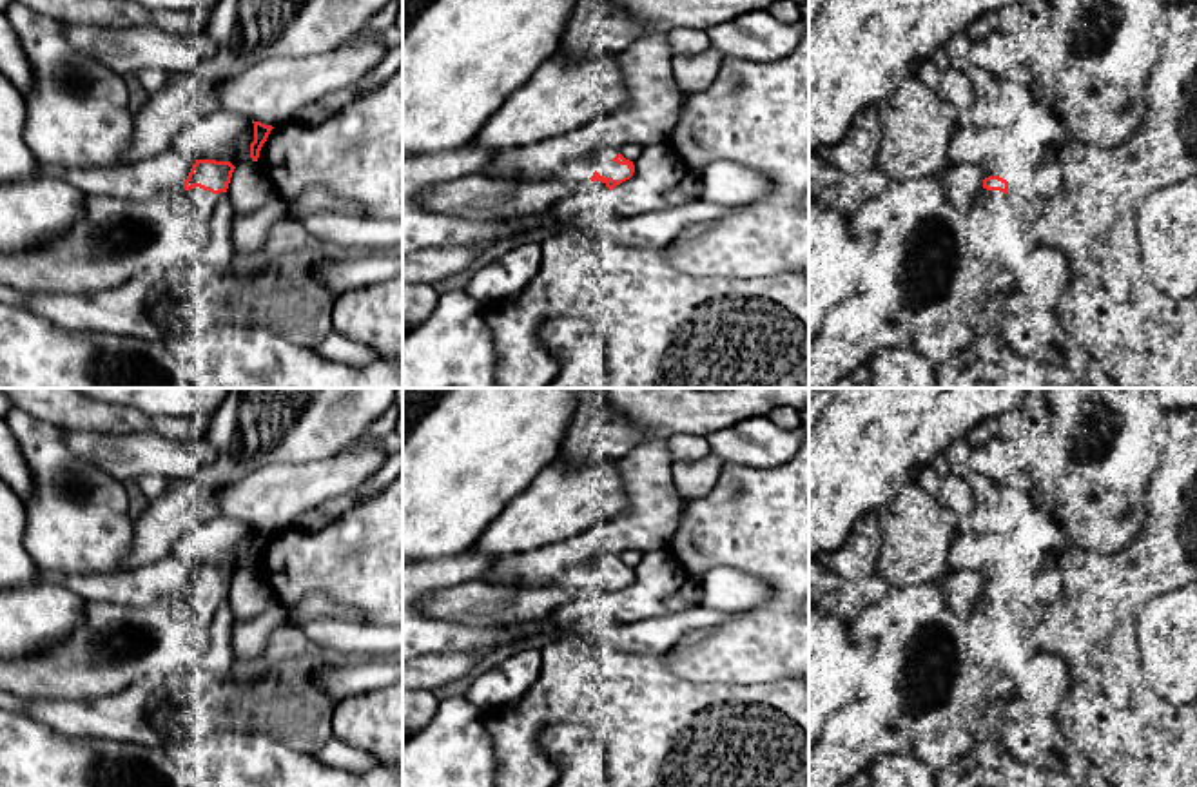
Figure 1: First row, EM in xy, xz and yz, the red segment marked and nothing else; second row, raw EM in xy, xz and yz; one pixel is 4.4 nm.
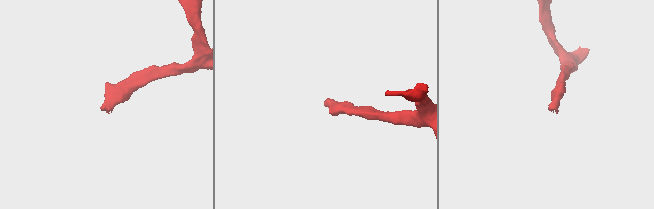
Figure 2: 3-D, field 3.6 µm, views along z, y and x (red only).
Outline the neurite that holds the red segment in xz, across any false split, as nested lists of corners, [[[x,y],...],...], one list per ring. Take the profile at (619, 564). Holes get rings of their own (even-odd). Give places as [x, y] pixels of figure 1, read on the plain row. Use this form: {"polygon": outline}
{"polygon": [[[620,559],[613,564],[615,569],[626,571],[629,575],[629,582],[617,588],[613,584],[604,584],[595,577],[593,562],[577,566],[575,569],[566,569],[557,575],[555,584],[562,584],[566,588],[580,588],[589,584],[591,588],[602,588],[609,597],[620,591],[622,588],[629,586],[635,578],[633,568],[626,566]]]}

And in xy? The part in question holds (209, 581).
{"polygon": [[[196,566],[183,588],[183,595],[200,593],[212,600],[227,598],[234,575],[230,568]]]}

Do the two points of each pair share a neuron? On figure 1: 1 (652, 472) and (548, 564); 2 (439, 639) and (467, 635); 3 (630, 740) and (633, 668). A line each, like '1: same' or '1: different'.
1: same
2: same
3: same

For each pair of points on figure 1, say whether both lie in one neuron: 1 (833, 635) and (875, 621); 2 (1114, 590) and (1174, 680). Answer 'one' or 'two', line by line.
1: two
2: two

